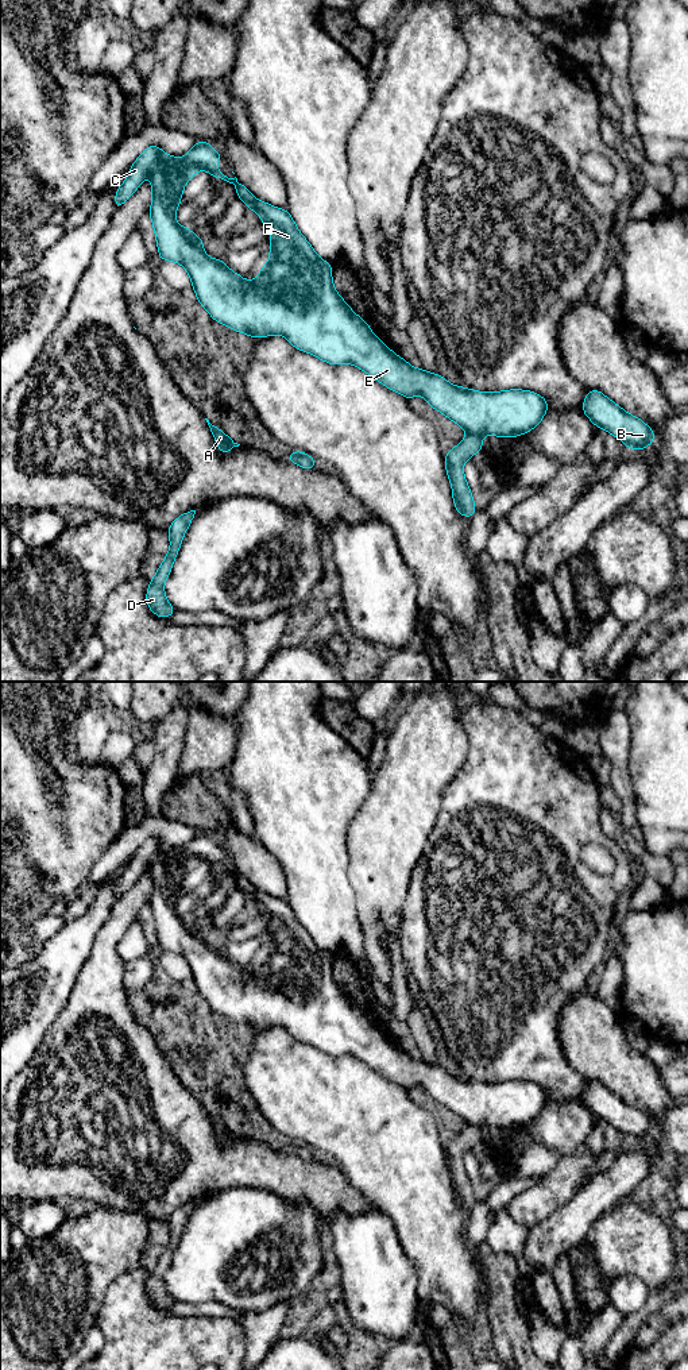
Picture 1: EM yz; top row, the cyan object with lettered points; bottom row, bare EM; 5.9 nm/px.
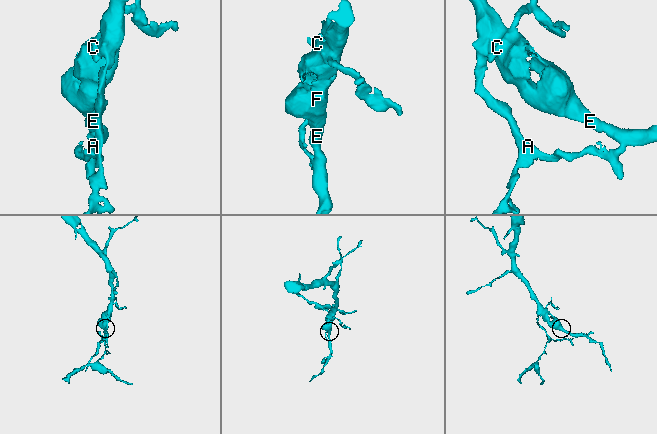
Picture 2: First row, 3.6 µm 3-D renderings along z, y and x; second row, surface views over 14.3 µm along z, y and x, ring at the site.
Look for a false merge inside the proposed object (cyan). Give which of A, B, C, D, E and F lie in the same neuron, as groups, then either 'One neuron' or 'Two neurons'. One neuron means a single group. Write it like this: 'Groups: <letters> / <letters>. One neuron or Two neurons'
Groups: A C D / B E F. Two neurons

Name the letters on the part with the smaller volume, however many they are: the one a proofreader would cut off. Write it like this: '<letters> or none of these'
A, C, D

